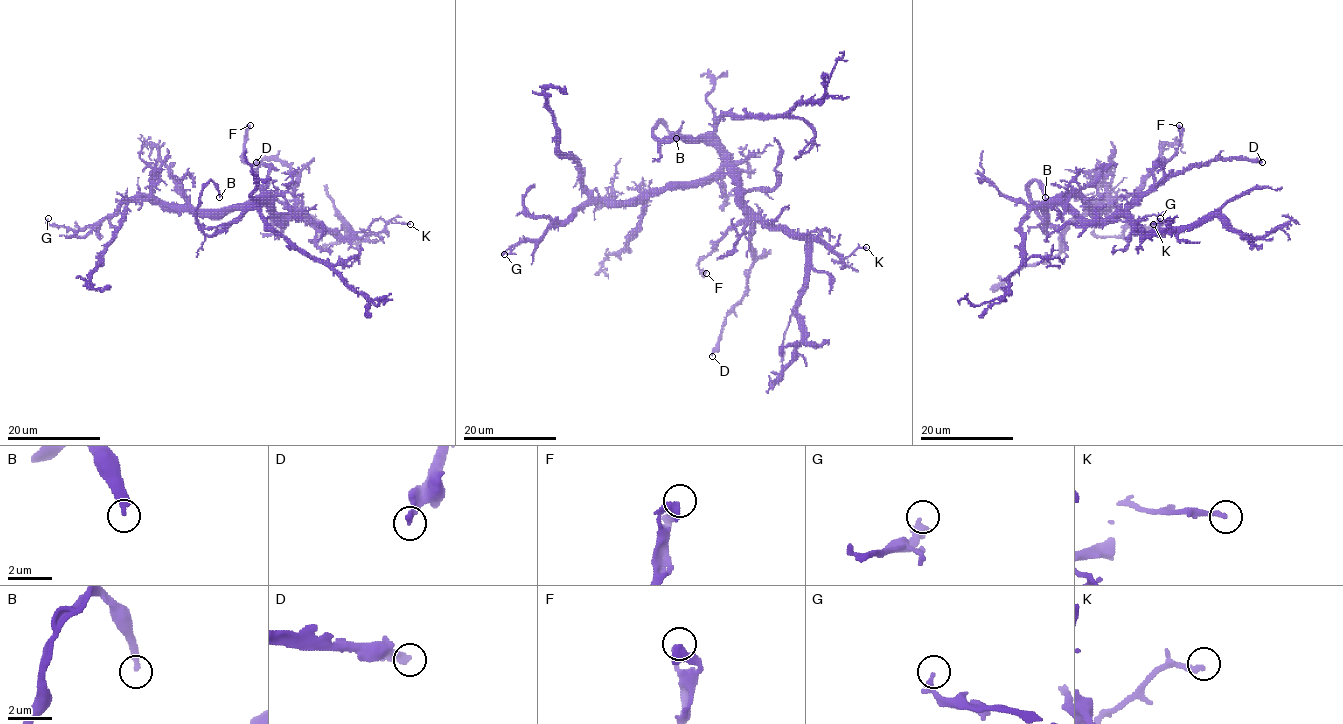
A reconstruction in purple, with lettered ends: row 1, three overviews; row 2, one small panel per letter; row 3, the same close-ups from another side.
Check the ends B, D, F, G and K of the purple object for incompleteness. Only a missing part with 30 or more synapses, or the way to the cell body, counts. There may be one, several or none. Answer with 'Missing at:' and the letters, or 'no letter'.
Missing at: B

